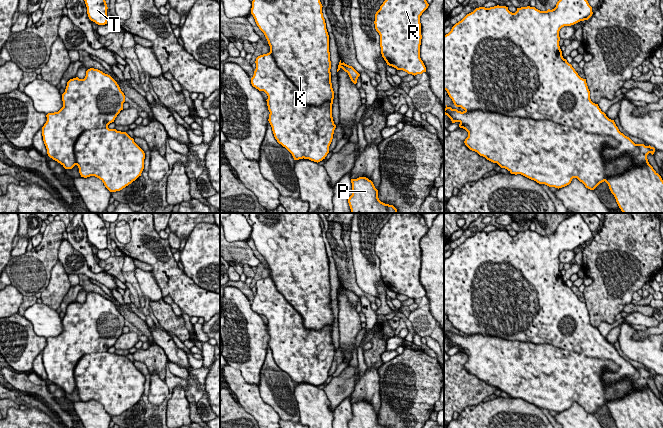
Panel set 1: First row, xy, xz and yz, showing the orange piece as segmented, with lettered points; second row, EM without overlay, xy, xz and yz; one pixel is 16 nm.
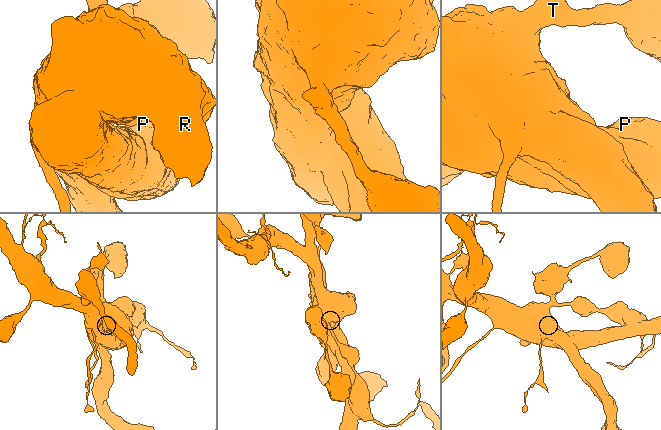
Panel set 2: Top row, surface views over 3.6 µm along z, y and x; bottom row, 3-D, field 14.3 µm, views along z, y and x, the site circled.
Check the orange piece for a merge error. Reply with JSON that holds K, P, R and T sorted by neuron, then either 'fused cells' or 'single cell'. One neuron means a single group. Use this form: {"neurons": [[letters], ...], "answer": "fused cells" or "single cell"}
{"neurons": [["K", "P"], ["R", "T"]], "answer": "fused cells"}

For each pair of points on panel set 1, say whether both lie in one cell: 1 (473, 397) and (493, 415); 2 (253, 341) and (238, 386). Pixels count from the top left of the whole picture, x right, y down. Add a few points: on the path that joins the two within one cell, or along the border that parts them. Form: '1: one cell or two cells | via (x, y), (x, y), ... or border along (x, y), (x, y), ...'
1: two cells | border along (482, 400), (477, 404), (466, 406), (458, 413)
2: two cells | border along (230, 365), (237, 368), (246, 381), (258, 386)

